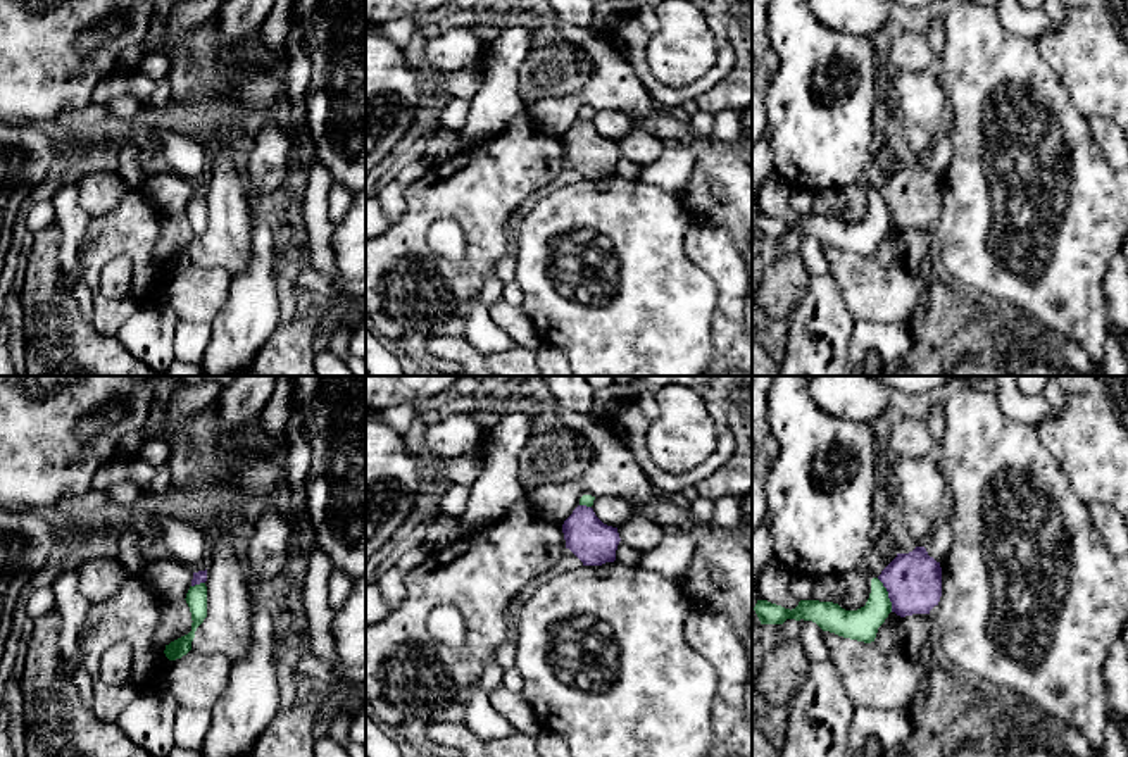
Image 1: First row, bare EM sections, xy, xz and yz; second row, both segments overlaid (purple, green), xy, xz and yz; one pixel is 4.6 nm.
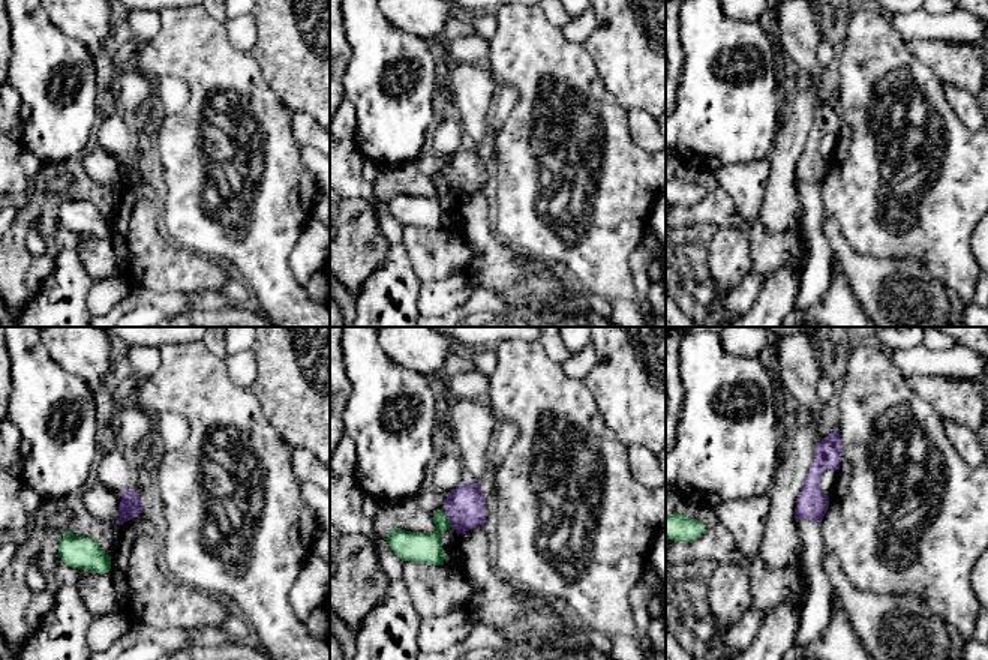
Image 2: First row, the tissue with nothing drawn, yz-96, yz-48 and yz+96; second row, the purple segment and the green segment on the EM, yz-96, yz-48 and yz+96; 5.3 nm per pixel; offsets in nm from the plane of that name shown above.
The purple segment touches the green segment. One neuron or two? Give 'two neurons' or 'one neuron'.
two neurons

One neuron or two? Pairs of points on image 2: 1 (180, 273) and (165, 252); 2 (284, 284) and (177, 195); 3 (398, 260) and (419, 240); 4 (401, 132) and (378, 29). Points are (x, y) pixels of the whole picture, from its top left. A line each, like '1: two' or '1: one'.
1: one
2: one
3: two
4: one

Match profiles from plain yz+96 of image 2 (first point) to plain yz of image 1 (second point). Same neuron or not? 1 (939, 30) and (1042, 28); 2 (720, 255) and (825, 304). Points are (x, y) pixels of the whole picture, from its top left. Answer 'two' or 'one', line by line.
1: one
2: one

